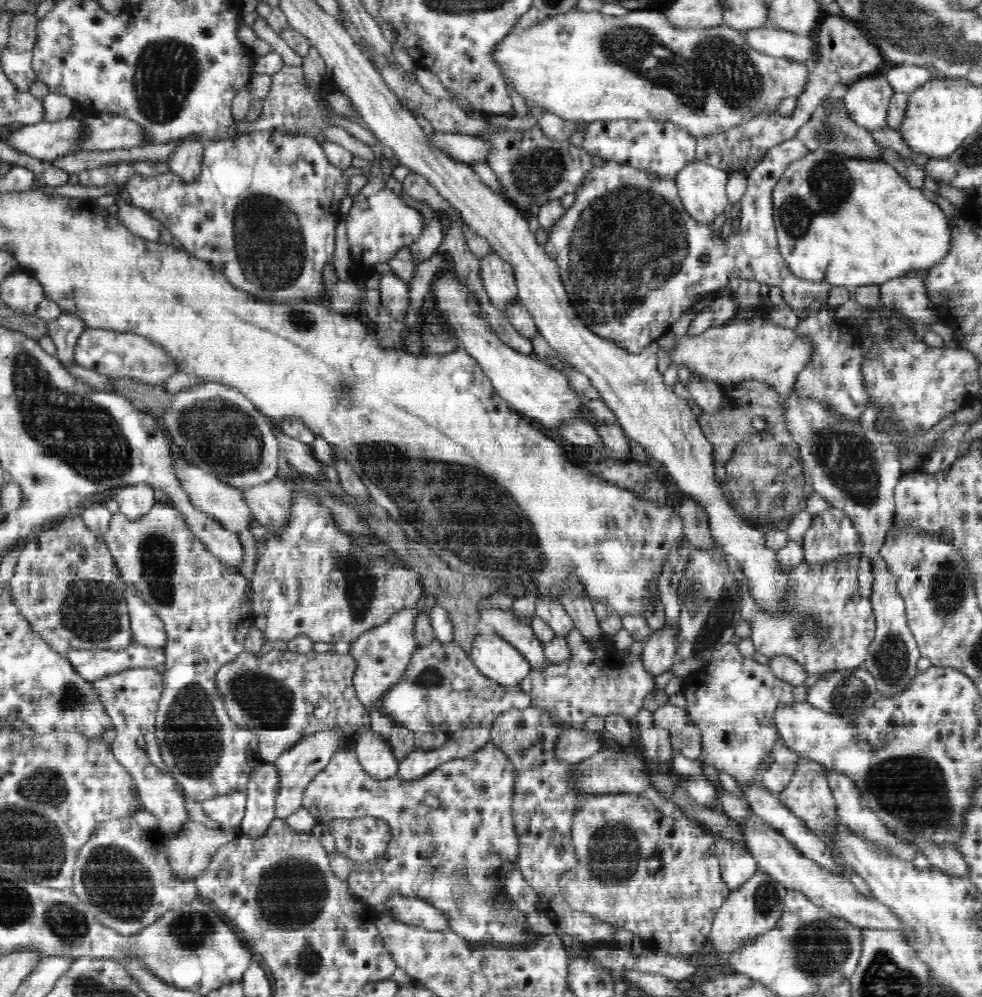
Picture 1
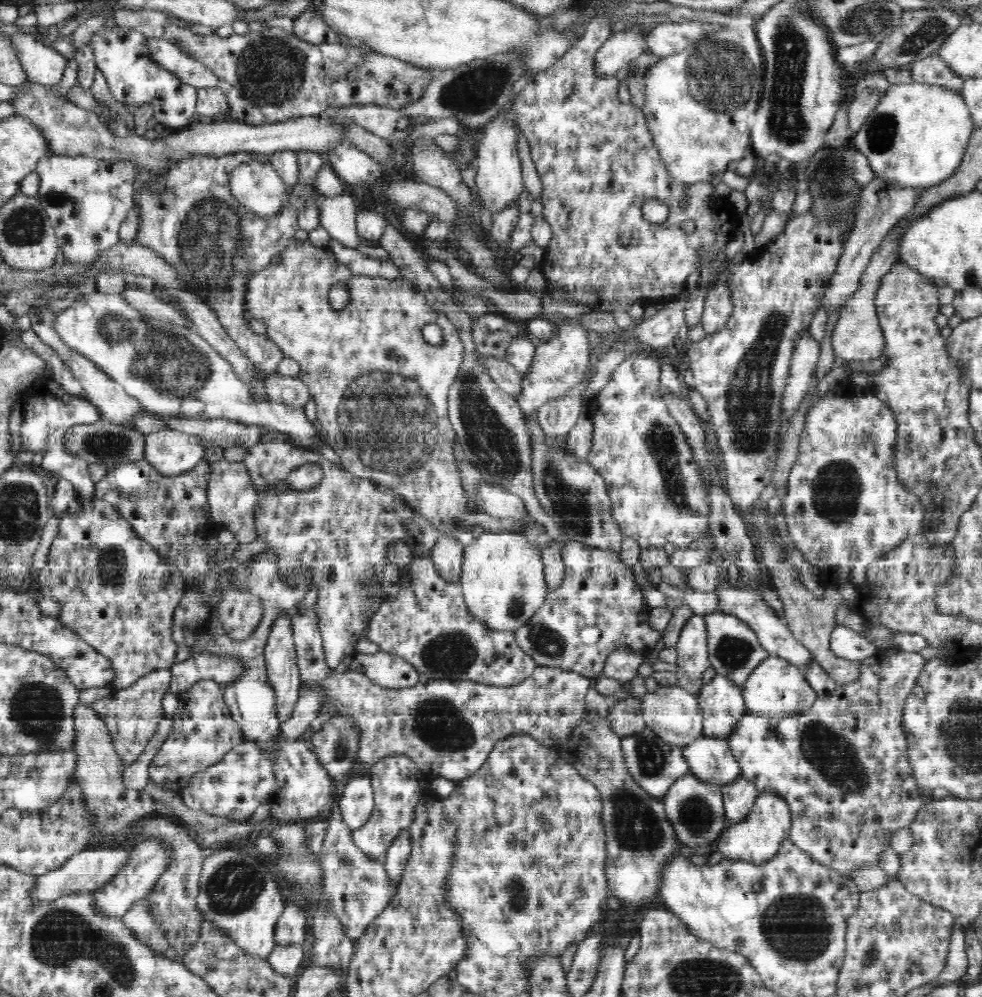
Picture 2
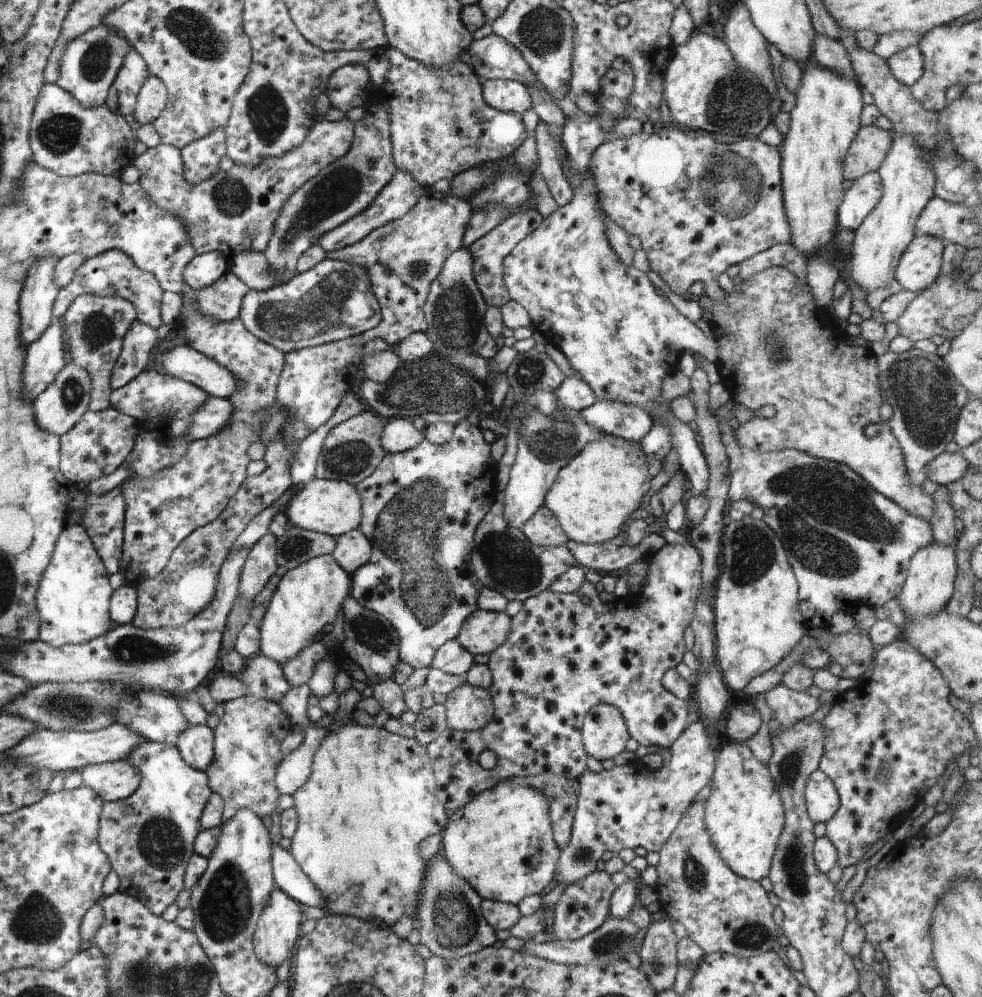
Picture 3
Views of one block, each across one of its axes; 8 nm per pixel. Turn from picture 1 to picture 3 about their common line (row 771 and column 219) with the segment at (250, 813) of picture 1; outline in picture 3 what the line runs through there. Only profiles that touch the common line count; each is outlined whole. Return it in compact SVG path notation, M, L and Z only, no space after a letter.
M220 252L202 253L188 262L182 280L190 288L200 290L214 284L222 274L228 271L228 268L227 258L222 256Z

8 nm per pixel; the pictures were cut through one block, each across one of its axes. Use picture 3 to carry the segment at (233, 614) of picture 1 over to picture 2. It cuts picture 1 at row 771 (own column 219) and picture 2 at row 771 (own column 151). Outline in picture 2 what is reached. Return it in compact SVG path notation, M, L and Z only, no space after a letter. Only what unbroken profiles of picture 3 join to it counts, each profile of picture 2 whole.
M212 679L199 680L192 684L184 693L179 693L181 702L181 712L172 716L173 727L170 736L159 746L156 756L152 759L148 768L148 778L166 790L176 791L180 795L181 790L189 785L189 780L197 772L204 771L205 768L220 762L224 755L231 751L234 746L245 740L242 736L241 728L229 713L227 704L224 702L222 690L224 688Z

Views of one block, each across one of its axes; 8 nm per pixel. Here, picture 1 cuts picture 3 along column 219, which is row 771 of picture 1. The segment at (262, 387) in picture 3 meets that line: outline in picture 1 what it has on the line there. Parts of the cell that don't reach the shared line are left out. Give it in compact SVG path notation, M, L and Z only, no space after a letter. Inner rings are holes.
M488 742L482 748L479 748L476 752L470 753L468 756L443 762L438 768L434 768L430 774L426 774L426 776L422 776L422 778L416 780L402 780L401 778L394 776L389 779L376 780L364 772L360 761L357 759L357 754L351 747L350 749L334 752L334 755L330 758L330 762L326 765L326 768L323 768L322 772L319 772L308 783L302 797L301 807L309 810L310 814L319 822L332 819L352 820L362 818L384 819L388 822L389 827L391 828L392 838L390 844L388 844L388 848L386 848L386 852L384 852L384 858L382 860L376 860L376 862L356 861L353 864L352 873L347 881L351 893L356 898L359 897L368 905L372 906L386 904L392 896L410 896L422 899L434 906L434 909L442 911L442 913L448 917L449 928L455 933L458 933L458 936L461 936L467 943L472 945L472 947L481 948L492 945L504 950L528 949L528 944L524 942L526 942L528 938L532 938L532 936L540 937L540 935L536 934L528 924L528 920L526 920L527 915L523 914L516 906L514 906L514 902L512 902L509 896L502 891L505 890L508 874L512 872L512 870L517 870L518 861L519 837L516 833L516 829L514 829L514 821L512 820L512 813L510 813L512 796L514 796L514 780L516 780L516 775L514 774L516 774L516 771L514 771L514 763L504 755L504 752L502 752L500 748ZM497 899L504 899L504 903L508 905L506 906L506 909L508 910L501 910L501 908L497 906Z

